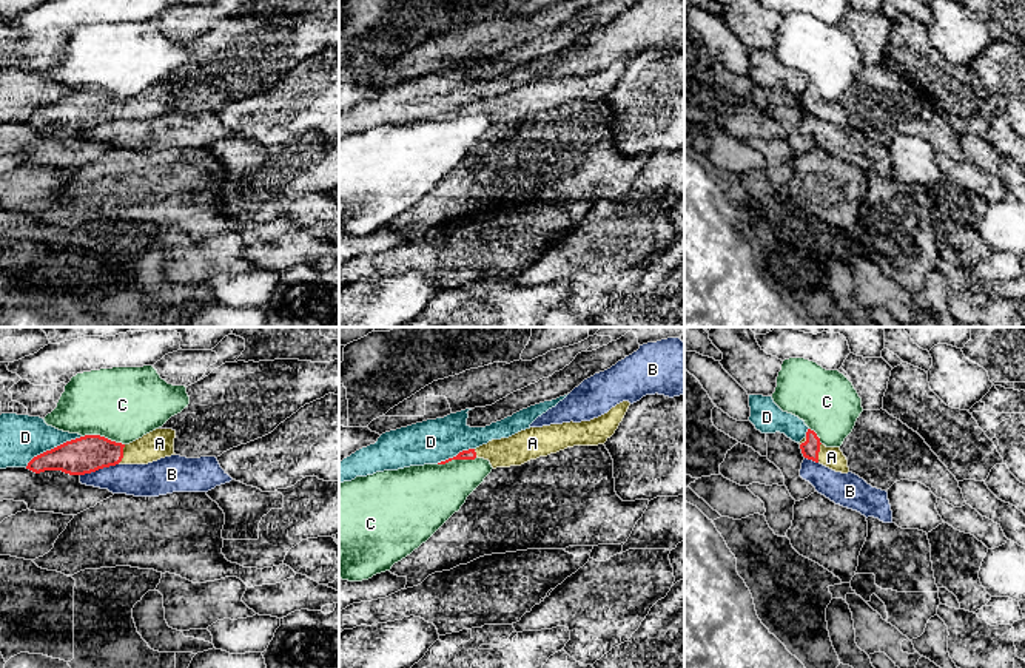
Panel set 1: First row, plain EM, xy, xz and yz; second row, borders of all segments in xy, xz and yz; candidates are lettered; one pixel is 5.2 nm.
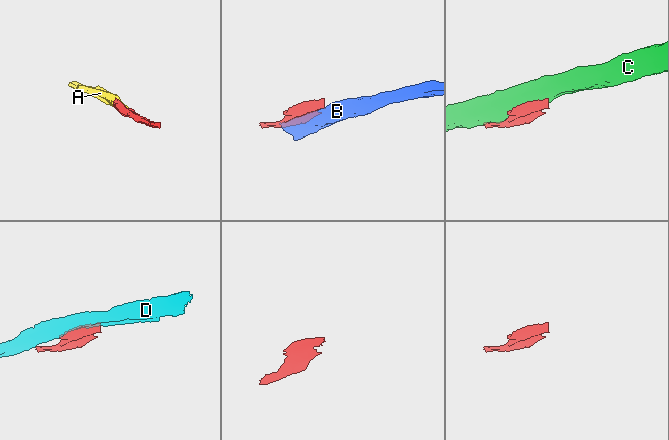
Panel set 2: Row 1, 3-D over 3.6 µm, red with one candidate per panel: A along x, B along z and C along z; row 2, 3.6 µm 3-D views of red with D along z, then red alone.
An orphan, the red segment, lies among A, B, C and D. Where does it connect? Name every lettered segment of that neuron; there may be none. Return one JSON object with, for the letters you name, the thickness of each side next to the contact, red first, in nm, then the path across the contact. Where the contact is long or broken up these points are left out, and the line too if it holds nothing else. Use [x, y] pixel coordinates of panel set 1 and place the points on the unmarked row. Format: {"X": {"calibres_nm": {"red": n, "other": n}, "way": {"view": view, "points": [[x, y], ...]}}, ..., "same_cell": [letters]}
{"A": {"calibres_nm": {"red": 190, "other": 150}, "way": {"view": "xy", "points": [[87, 108], [122, 108], [141, 107], [159, 97]]}}, "same_cell": ["A"]}

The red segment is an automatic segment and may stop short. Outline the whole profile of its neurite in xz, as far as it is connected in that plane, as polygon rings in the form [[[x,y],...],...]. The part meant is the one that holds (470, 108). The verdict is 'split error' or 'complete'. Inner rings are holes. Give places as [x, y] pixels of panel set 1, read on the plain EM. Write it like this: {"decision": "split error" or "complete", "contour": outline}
{"decision": "split error", "contour": [[[623,56],[590,76],[530,82],[509,93],[492,94],[476,103],[462,105],[438,119],[445,119],[452,114],[475,114],[478,111],[489,114],[493,123],[510,122],[573,100],[604,99],[618,83],[629,60],[629,56]]]}

